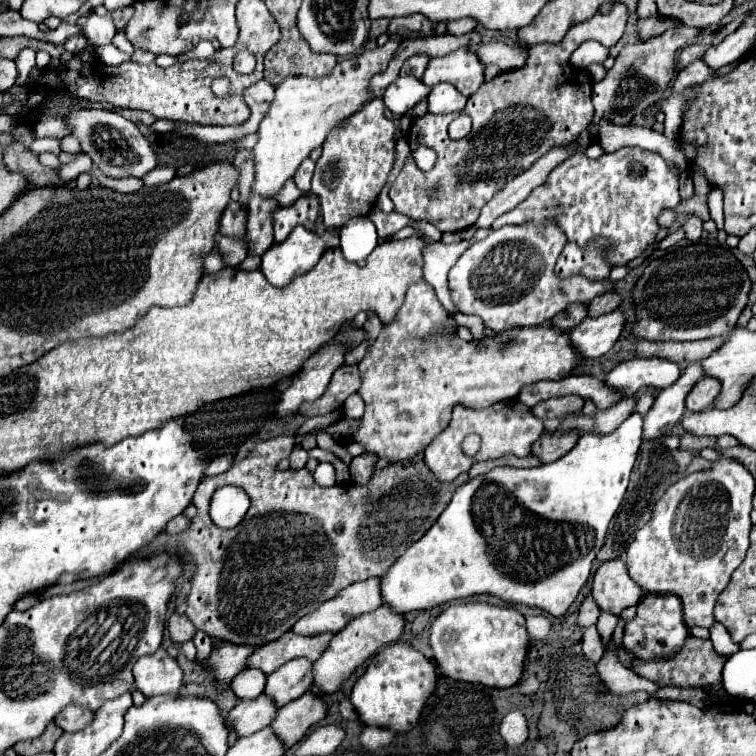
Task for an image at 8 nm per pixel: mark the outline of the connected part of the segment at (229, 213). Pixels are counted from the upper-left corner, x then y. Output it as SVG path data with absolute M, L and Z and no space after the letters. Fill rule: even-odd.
M229 202L227 208L221 214L221 222L219 222L219 232L223 236L233 236L233 238L241 238L245 234L245 224L247 224L247 216L241 210L241 206L237 202Z

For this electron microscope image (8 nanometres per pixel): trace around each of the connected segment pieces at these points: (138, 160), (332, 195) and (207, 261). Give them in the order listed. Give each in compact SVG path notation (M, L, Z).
M97 108L71 110L65 116L65 124L67 128L71 128L69 134L73 134L81 142L81 152L85 152L101 168L105 176L141 178L143 174L147 174L149 170L157 166L155 150L145 140L145 136L139 132L139 128L115 112L97 110Z
M375 98L355 112L339 132L329 134L323 144L323 154L317 160L311 184L311 192L321 202L323 224L327 228L341 228L353 216L367 216L387 182L393 160L395 124L387 116L383 100Z
M215 248L213 252L209 252L205 258L203 258L203 270L205 274L213 274L213 272L221 272L223 268L227 268L225 264L225 256L219 248Z

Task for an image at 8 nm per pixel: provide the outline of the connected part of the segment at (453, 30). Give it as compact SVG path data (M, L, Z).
M459 18L459 20L453 20L453 22L447 22L447 32L453 34L453 36L461 36L461 34L469 34L475 26L477 26L475 20Z

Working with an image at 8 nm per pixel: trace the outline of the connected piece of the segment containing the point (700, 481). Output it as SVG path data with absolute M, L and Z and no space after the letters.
M719 456L711 462L711 468L697 470L671 484L663 496L655 502L655 516L637 530L635 540L627 548L627 570L631 578L649 592L675 594L683 602L683 620L691 626L709 628L713 618L713 606L721 590L729 584L733 570L745 560L751 532L751 500L755 494L755 480L751 472L729 456Z

